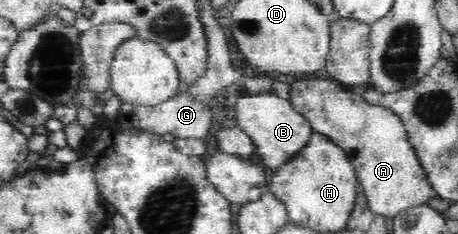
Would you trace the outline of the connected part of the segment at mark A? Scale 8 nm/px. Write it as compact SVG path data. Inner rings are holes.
M304 74L289 86L292 107L311 123L313 131L327 135L346 152L374 213L392 218L400 211L428 205L428 201L439 197L408 139L402 118L389 107L370 103L363 94L353 93L350 87L329 78L312 79Z

